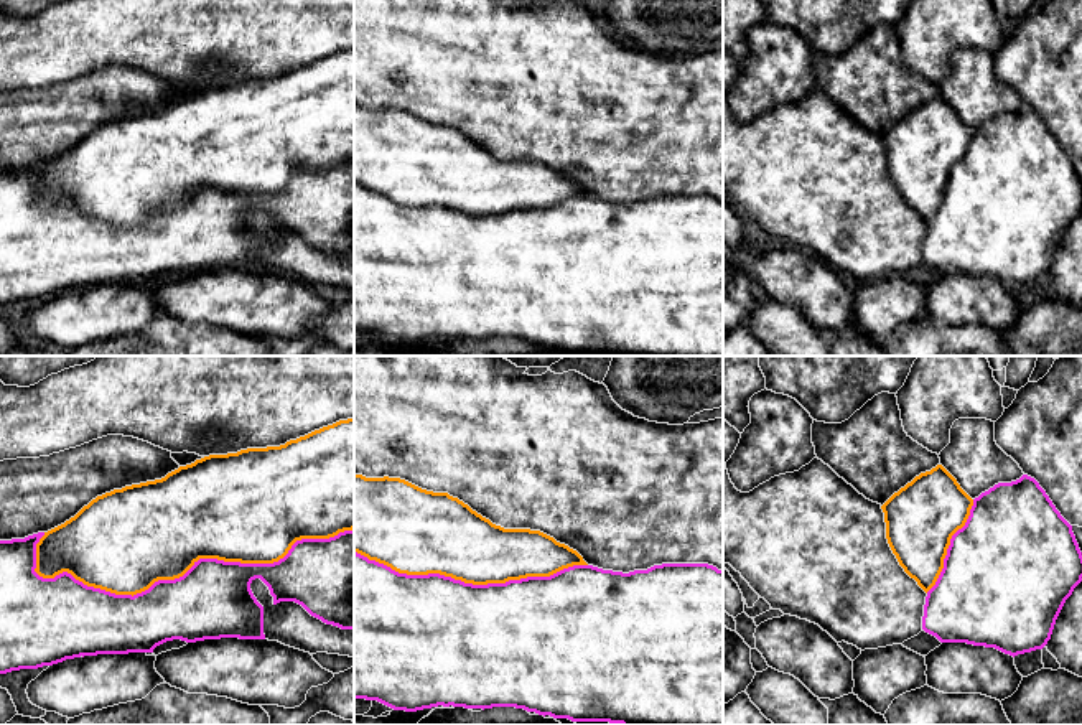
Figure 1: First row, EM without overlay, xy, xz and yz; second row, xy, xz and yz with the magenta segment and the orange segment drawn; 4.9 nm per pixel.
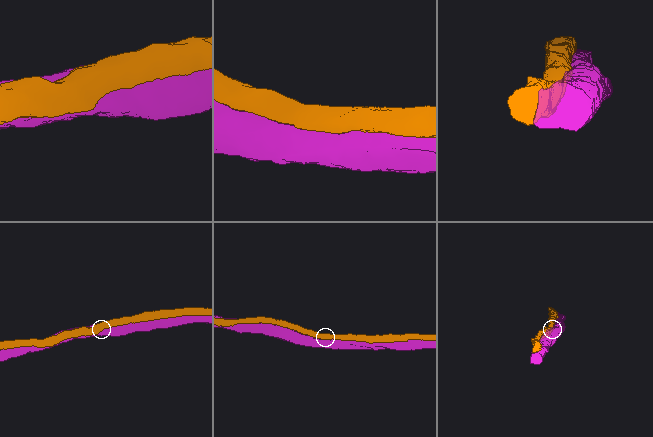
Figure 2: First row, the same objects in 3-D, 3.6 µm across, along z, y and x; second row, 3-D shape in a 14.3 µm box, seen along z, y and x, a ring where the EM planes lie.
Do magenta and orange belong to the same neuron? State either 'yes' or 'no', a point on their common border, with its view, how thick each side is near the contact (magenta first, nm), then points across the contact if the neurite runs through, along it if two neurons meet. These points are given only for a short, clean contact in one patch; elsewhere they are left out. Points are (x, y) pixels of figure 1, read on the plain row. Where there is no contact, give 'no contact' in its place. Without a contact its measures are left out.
yes; contact xy (195, 195); calibres 380 and 480 nm

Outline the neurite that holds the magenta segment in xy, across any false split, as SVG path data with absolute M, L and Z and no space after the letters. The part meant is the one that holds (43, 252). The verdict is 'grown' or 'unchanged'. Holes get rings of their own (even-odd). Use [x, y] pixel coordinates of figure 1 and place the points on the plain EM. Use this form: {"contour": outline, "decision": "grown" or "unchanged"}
{"contour": "M354 49L339 51L280 77L204 87L161 110L97 127L74 148L48 163L0 171L0 305L53 297L81 287L153 283L156 277L173 270L265 270L264 237L250 221L255 209L268 218L273 236L295 232L326 255L354 260Z", "decision": "grown"}

